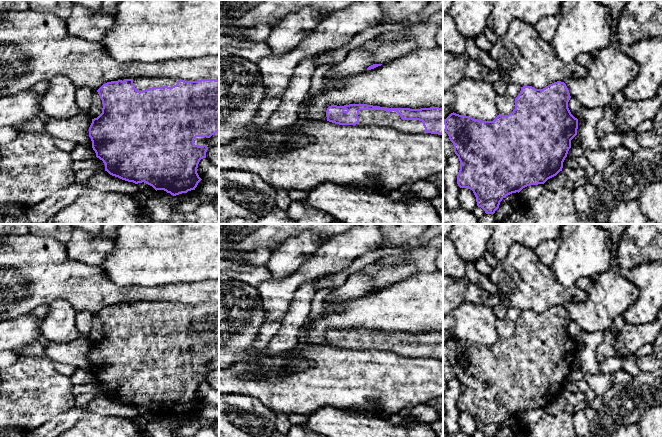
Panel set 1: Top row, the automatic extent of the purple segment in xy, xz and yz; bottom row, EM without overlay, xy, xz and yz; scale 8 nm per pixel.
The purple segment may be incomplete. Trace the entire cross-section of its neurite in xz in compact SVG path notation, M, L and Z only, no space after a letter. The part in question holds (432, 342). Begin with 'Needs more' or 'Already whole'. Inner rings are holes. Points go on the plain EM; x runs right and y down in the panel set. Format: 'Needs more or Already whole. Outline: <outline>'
Needs more. Outline: M367 328L331 329L326 334L327 345L339 349L390 350L402 357L431 357L443 360L443 332L387 332Z

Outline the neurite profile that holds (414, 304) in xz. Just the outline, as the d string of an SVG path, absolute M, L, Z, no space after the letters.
M443 272L418 273L403 278L381 290L354 299L324 302L320 316L305 324L293 350L327 345L326 334L331 329L367 328L387 332L443 332Z

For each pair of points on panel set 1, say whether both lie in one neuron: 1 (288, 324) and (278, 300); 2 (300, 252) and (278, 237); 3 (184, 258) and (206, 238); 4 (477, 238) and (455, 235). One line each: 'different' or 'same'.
1: different
2: different
3: same
4: same

